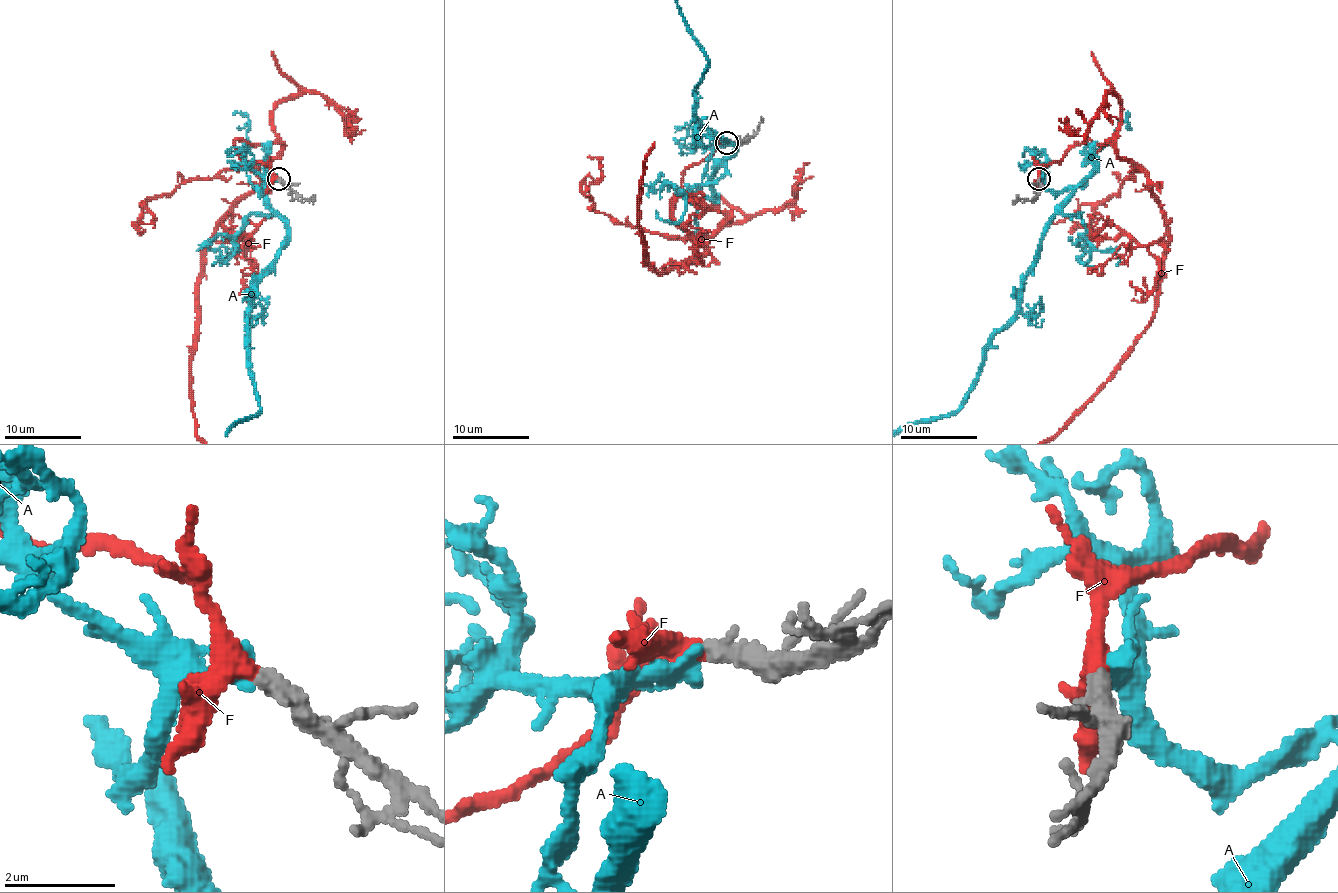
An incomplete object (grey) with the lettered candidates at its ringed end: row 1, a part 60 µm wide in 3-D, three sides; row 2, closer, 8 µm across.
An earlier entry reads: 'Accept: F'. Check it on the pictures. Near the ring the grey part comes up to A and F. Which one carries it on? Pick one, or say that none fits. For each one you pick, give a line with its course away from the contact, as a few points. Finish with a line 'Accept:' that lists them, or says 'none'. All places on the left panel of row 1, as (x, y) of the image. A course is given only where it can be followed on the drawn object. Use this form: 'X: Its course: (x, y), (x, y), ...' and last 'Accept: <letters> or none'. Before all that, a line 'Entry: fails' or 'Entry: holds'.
Entry: holds
Accept: F

